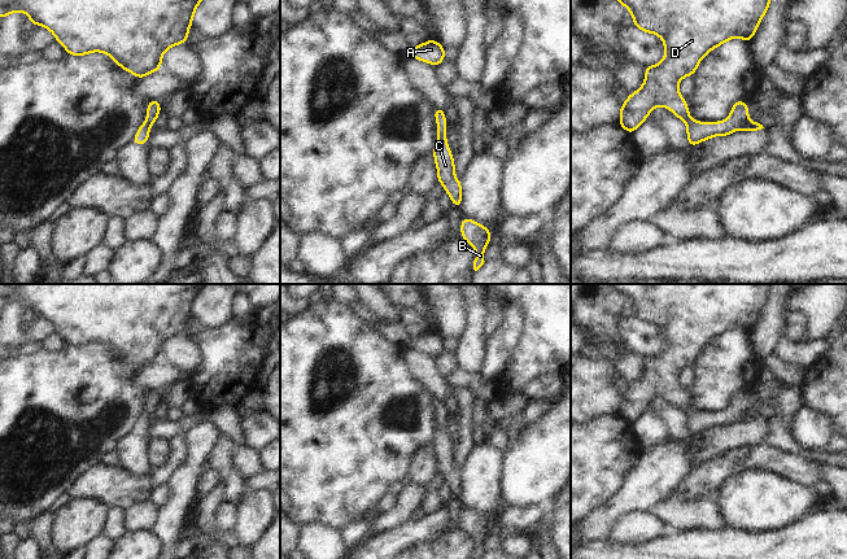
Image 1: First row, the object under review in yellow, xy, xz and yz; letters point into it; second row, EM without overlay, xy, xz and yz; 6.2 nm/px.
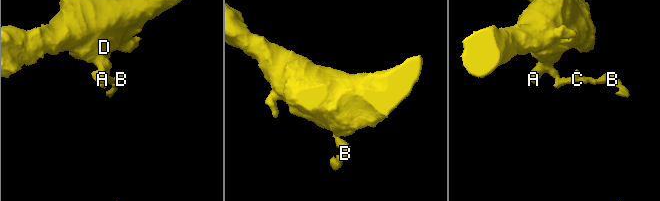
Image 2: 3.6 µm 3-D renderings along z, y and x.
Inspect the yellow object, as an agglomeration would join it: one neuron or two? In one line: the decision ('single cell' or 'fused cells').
single cell

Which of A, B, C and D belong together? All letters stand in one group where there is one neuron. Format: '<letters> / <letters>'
A B C D

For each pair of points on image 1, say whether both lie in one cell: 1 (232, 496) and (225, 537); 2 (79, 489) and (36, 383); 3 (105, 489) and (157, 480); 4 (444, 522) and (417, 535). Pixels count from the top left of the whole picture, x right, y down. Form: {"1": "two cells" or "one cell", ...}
{"1": "two cells", "2": "two cells", "3": "one cell", "4": "one cell"}

